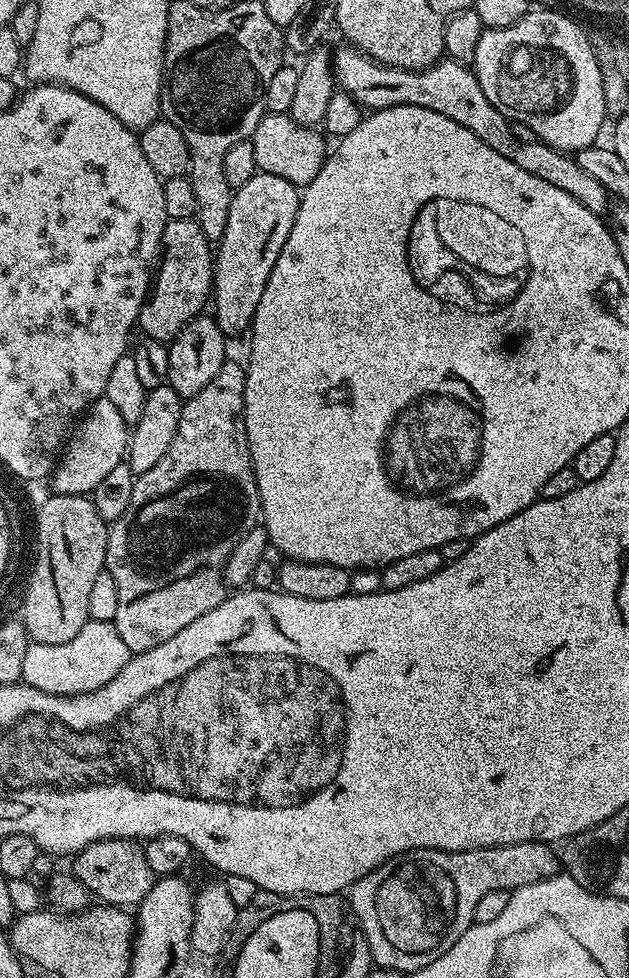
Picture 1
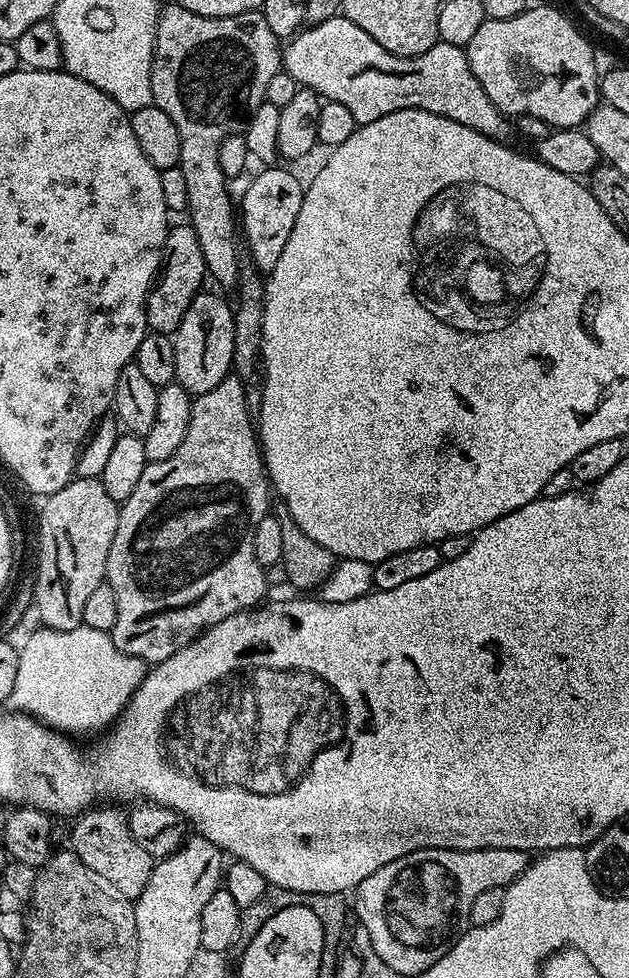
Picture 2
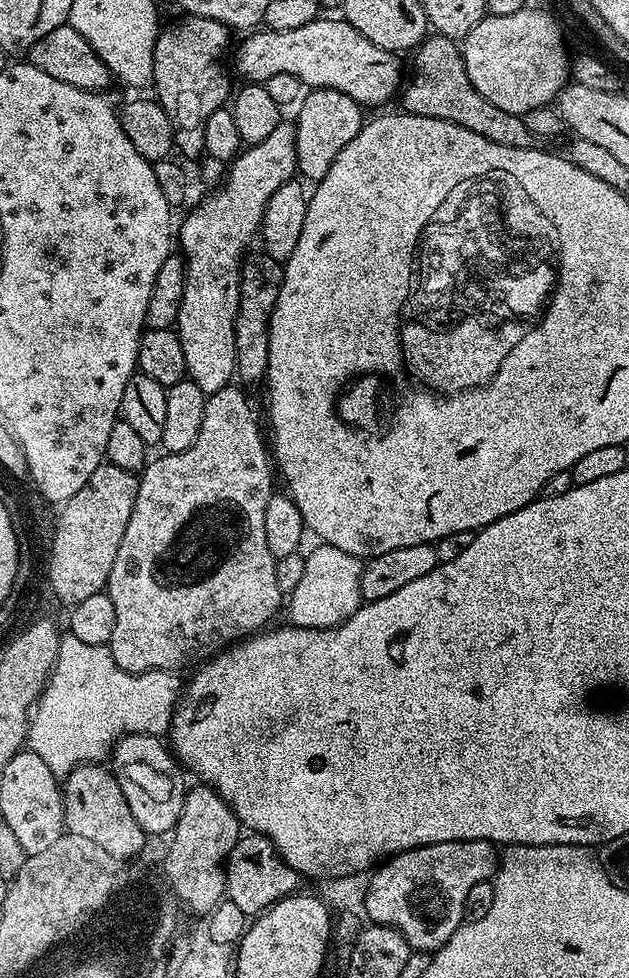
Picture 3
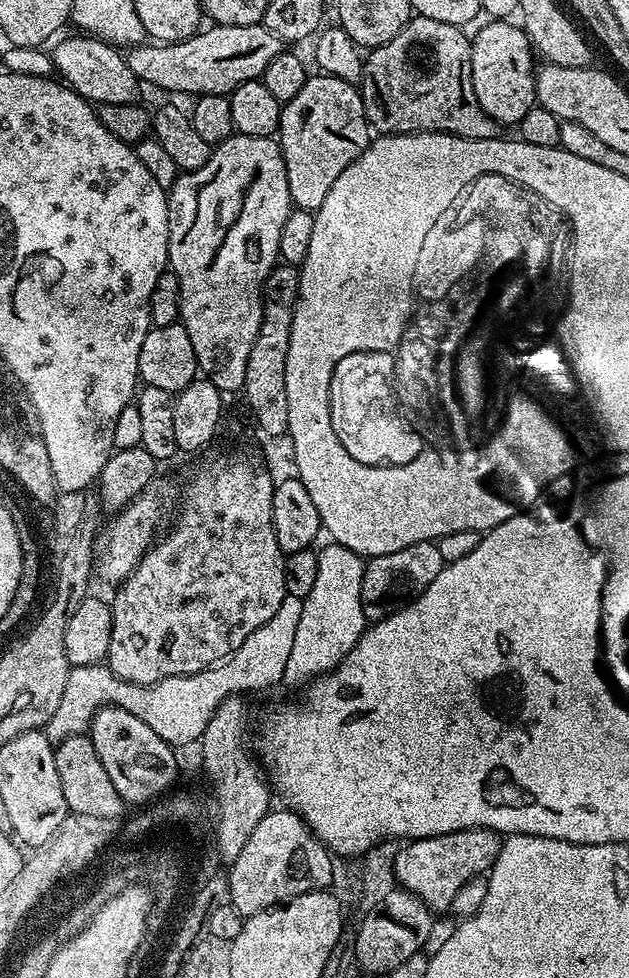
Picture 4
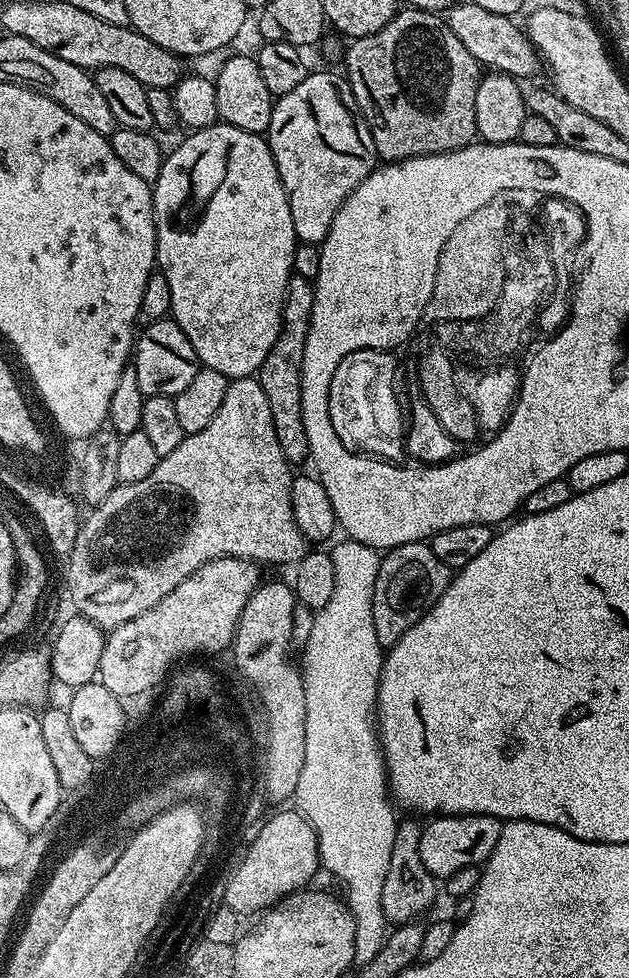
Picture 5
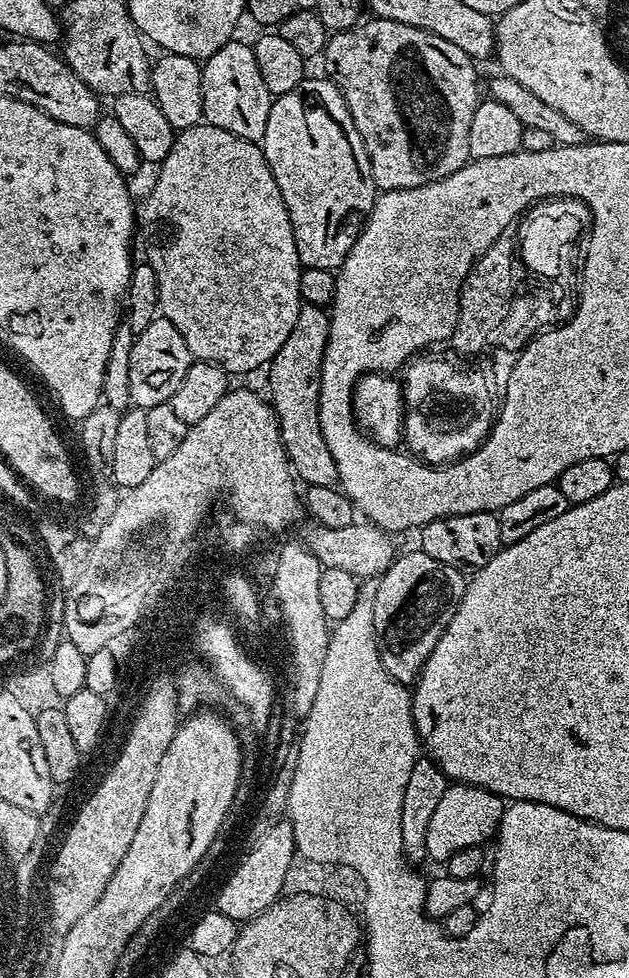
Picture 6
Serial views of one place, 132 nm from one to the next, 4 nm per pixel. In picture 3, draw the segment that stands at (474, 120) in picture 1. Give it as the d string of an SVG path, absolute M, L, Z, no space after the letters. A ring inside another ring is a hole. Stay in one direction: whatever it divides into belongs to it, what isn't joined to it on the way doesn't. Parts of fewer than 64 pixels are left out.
M317 18L298 30L256 30L236 48L236 72L248 82L263 82L274 74L294 74L309 89L329 88L346 94L356 104L384 104L402 88L401 57L370 42L343 18Z

